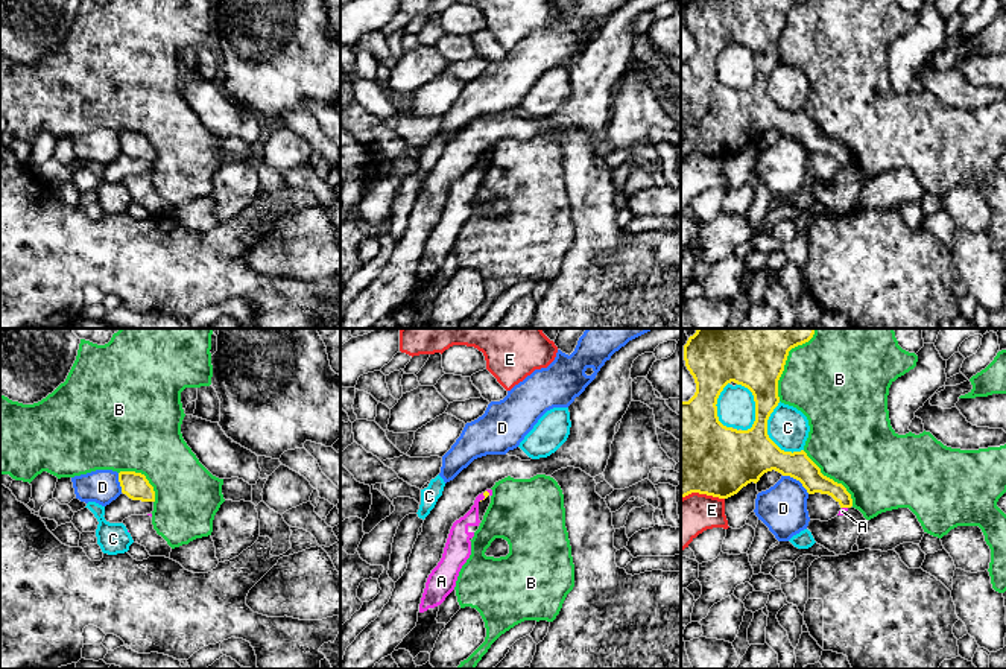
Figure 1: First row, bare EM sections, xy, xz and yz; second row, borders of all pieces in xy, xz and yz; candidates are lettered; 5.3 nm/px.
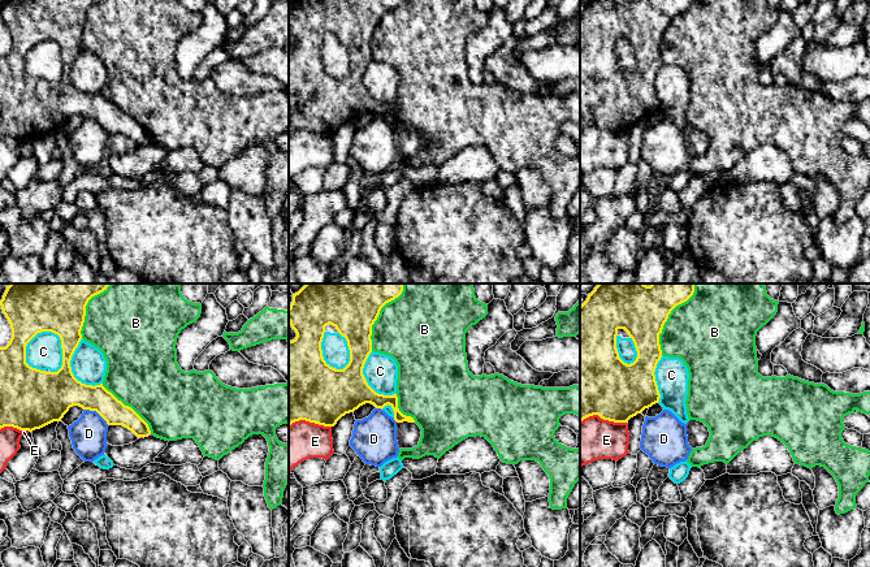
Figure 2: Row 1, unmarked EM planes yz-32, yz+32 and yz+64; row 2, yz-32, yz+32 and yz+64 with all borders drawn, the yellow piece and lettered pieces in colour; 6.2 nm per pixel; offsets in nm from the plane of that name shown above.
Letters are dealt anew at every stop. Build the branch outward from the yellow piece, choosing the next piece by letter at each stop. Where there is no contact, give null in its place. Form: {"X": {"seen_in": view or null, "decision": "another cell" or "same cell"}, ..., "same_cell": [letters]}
{"A": {"seen_in": "xz", "decision": "another cell"}, "B": {"seen_in": "yz", "decision": "another cell"}, "C": {"seen_in": "yz", "decision": "another cell"}, "D": {"seen_in": "yz", "decision": "another cell"}, "E": {"seen_in": "yz", "decision": "another cell"}, "same_cell": []}

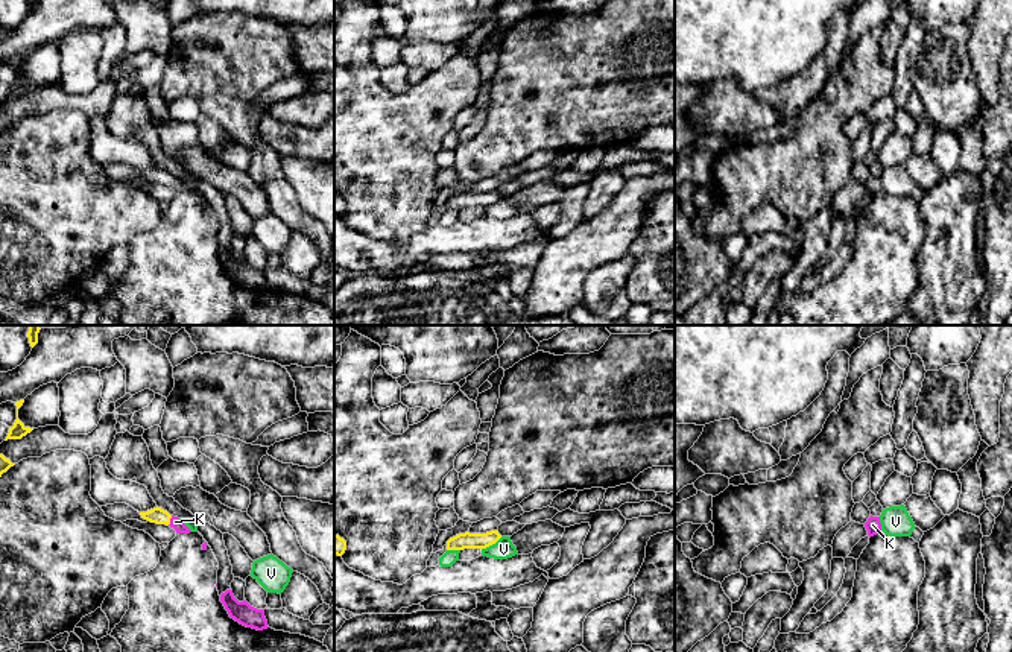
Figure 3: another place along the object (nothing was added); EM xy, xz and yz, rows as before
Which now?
{"K": {"seen_in": "xy", "decision": "same cell"}, "V": {"seen_in": "xz", "decision": "another cell"}, "same_cell": ["K"]}

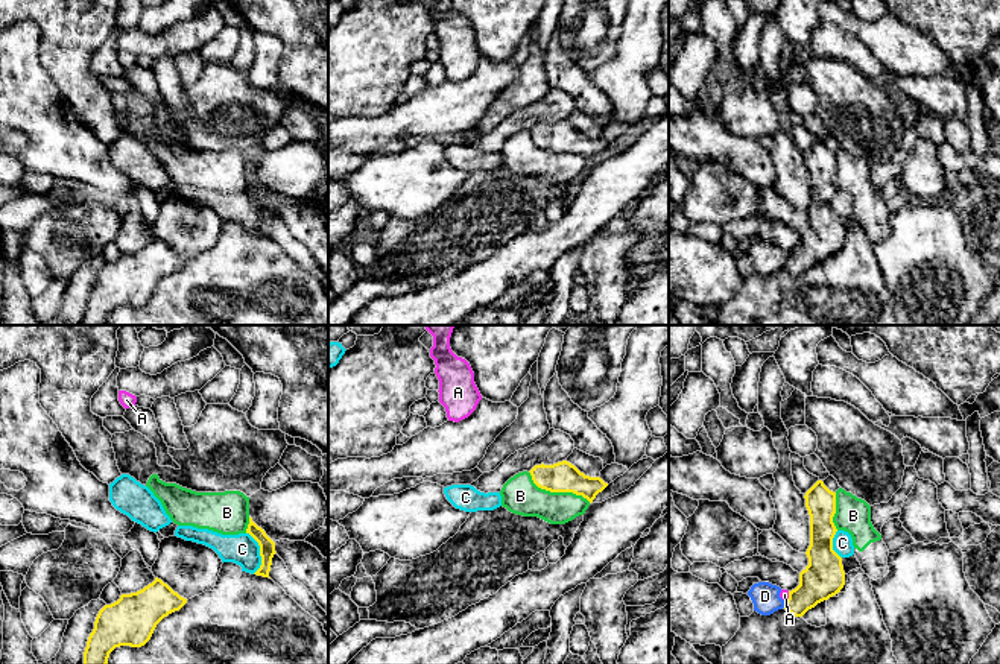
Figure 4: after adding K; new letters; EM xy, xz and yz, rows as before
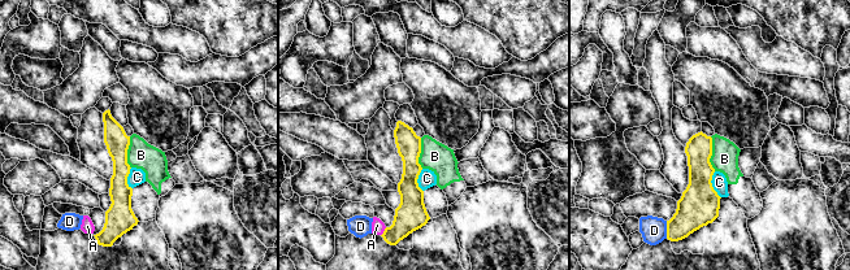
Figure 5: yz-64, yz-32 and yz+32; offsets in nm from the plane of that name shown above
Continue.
{"A": {"seen_in": "yz", "decision": "another cell"}, "B": {"seen_in": "xz", "decision": "another cell"}, "C": {"seen_in": "xy", "decision": "another cell"}, "D": {"seen_in": "yz", "decision": "another cell"}, "same_cell": []}

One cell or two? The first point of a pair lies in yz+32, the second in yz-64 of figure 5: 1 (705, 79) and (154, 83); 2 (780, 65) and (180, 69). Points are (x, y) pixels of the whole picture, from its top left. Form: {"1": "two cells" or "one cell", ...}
{"1": "one cell", "2": "two cells"}

